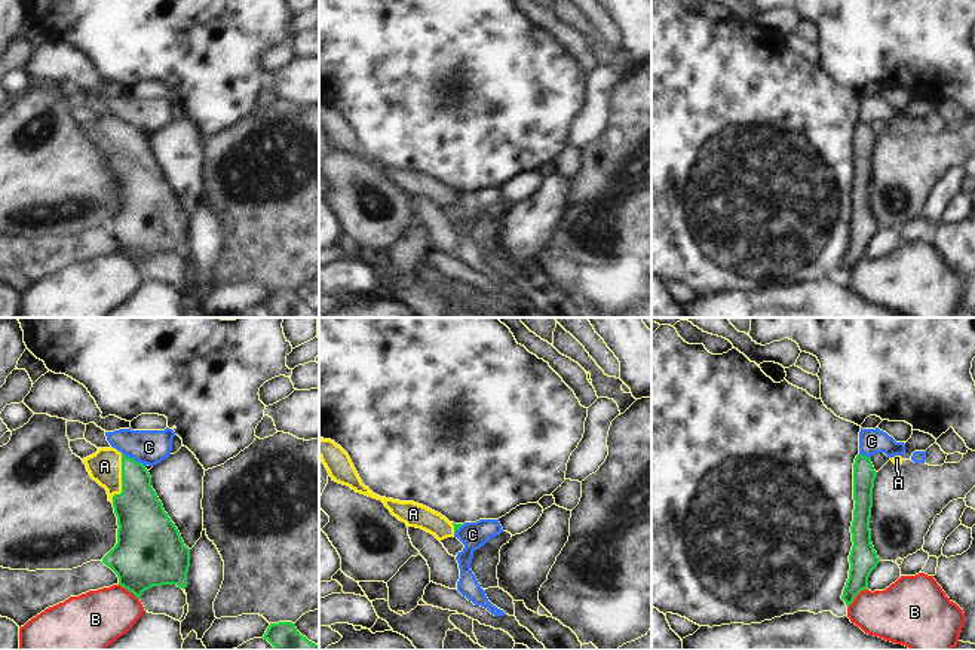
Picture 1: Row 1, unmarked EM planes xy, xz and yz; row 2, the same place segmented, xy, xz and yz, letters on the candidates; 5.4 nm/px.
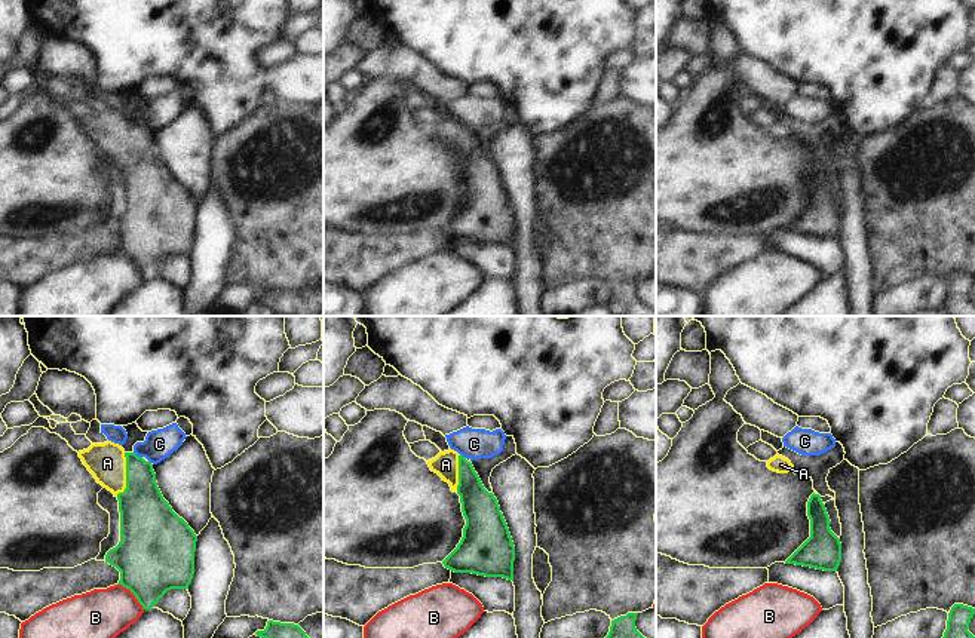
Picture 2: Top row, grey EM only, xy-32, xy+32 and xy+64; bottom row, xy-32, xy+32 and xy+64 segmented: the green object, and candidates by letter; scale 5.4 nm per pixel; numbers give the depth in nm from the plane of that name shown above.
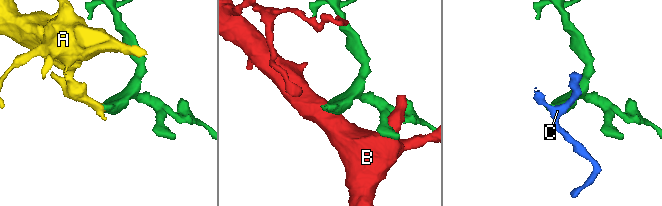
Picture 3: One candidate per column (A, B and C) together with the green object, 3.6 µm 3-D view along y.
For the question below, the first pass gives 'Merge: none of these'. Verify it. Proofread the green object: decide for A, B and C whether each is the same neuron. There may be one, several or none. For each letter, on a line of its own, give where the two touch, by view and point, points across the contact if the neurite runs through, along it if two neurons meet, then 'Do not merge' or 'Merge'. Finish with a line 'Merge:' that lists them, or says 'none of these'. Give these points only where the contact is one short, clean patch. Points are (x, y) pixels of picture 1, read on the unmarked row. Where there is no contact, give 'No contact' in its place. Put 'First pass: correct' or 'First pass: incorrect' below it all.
A: Touches green at xy (122, 147). Path across: xy (141, 186), (129, 155), (122, 147), (110, 135), (104, 134). Merge
B: Touches green at yz (855, 263). Do not merge
C: Touches green at xy (132, 126). Boundary: xy (122, 120), (144, 134). Do not merge
Merge: A.
First pass: incorrect

